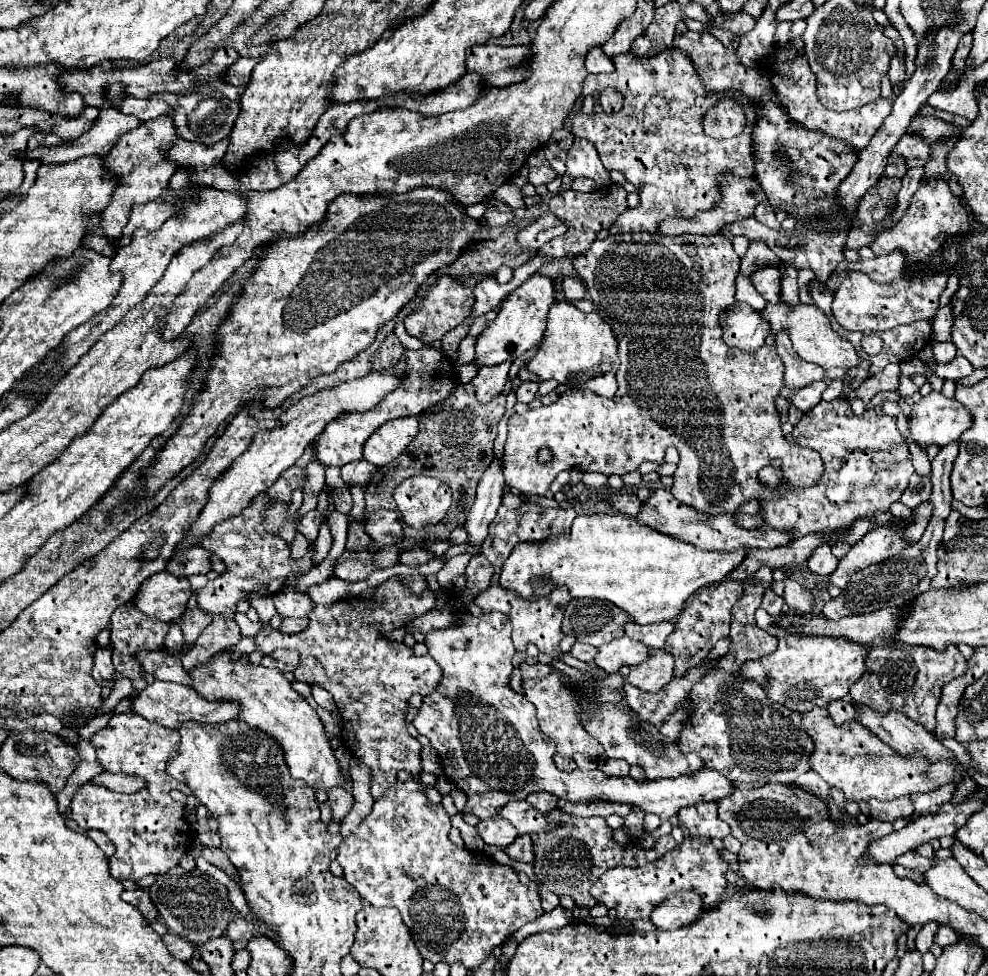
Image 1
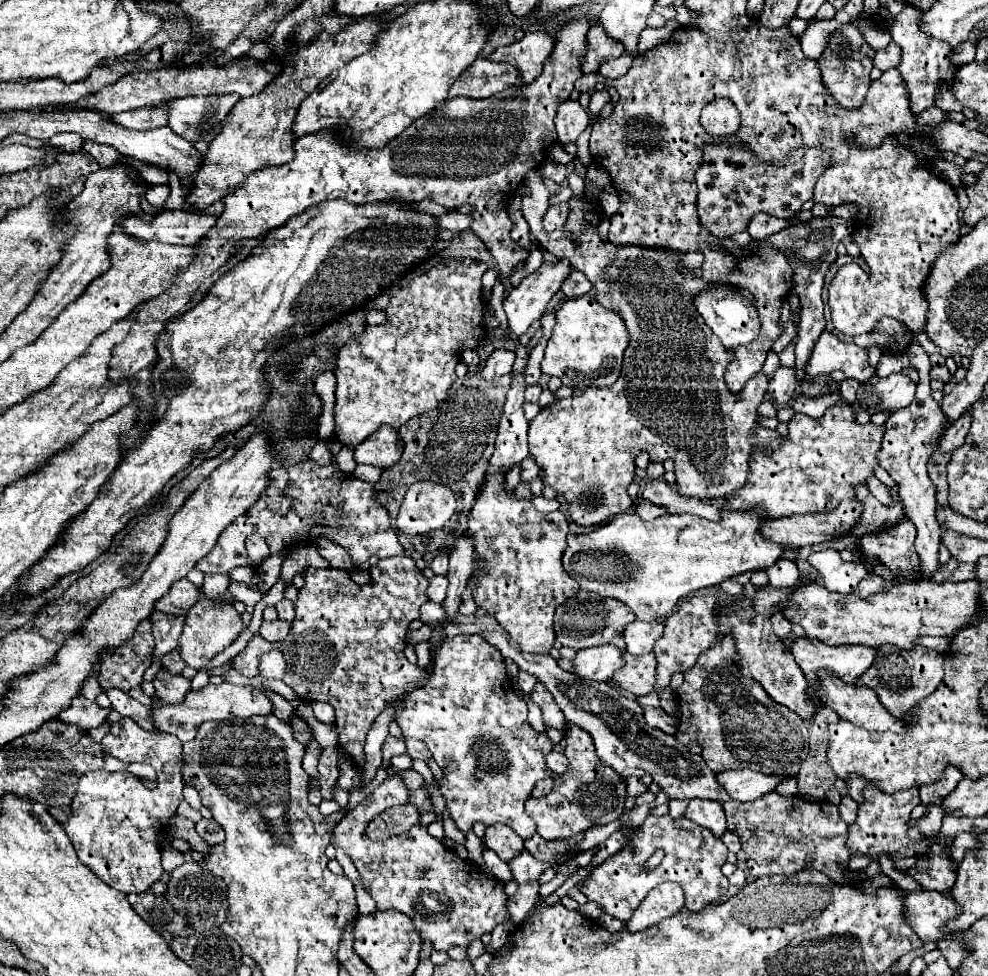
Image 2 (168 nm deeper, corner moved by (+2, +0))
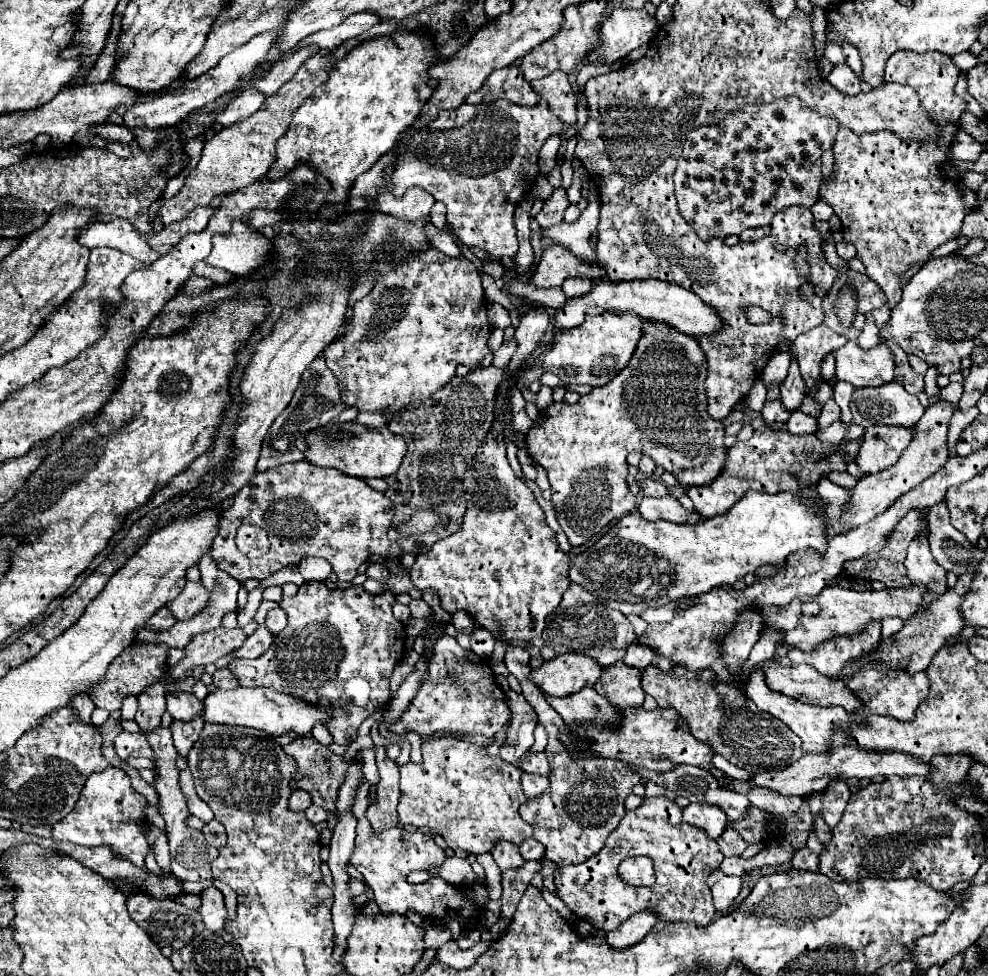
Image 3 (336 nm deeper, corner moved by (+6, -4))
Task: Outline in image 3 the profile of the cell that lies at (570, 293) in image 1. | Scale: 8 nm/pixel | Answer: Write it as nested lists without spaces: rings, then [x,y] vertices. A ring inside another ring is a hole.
[[[570,277],[564,281],[562,285],[566,297],[576,297],[576,295],[584,295],[592,289],[592,281],[590,279],[582,279],[582,277]]]

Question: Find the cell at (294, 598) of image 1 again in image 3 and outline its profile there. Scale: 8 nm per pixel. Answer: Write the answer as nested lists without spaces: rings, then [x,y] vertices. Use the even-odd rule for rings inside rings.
[[[280,607],[276,609],[270,609],[268,615],[266,615],[266,629],[272,633],[272,635],[278,635],[282,629],[286,627],[286,615]]]

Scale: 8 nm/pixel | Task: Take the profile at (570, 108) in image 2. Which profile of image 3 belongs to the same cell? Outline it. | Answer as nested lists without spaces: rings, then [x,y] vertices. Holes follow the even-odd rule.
[[[554,71],[542,79],[534,79],[530,81],[530,85],[536,95],[548,103],[550,111],[562,119],[564,129],[576,125],[576,95],[562,71]]]

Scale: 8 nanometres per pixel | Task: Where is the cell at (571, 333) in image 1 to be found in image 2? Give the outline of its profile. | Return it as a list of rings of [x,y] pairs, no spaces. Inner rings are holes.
[[[588,295],[580,299],[566,299],[556,311],[556,325],[548,339],[542,359],[542,373],[560,377],[570,387],[610,387],[616,383],[622,367],[622,353],[628,347],[628,331],[624,321]]]

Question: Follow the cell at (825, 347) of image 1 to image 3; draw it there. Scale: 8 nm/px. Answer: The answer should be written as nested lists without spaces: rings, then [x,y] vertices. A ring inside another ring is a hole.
[[[848,341],[834,355],[838,379],[854,387],[876,387],[894,377],[894,355],[886,343],[862,349],[856,341]]]

